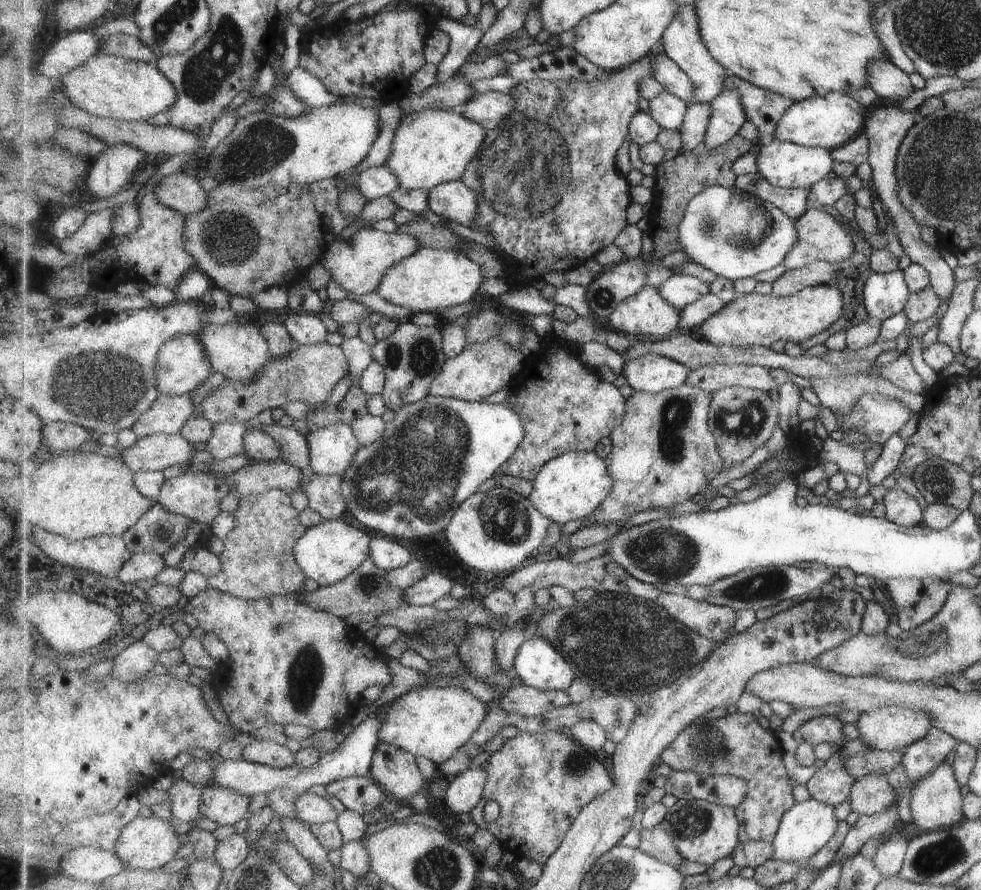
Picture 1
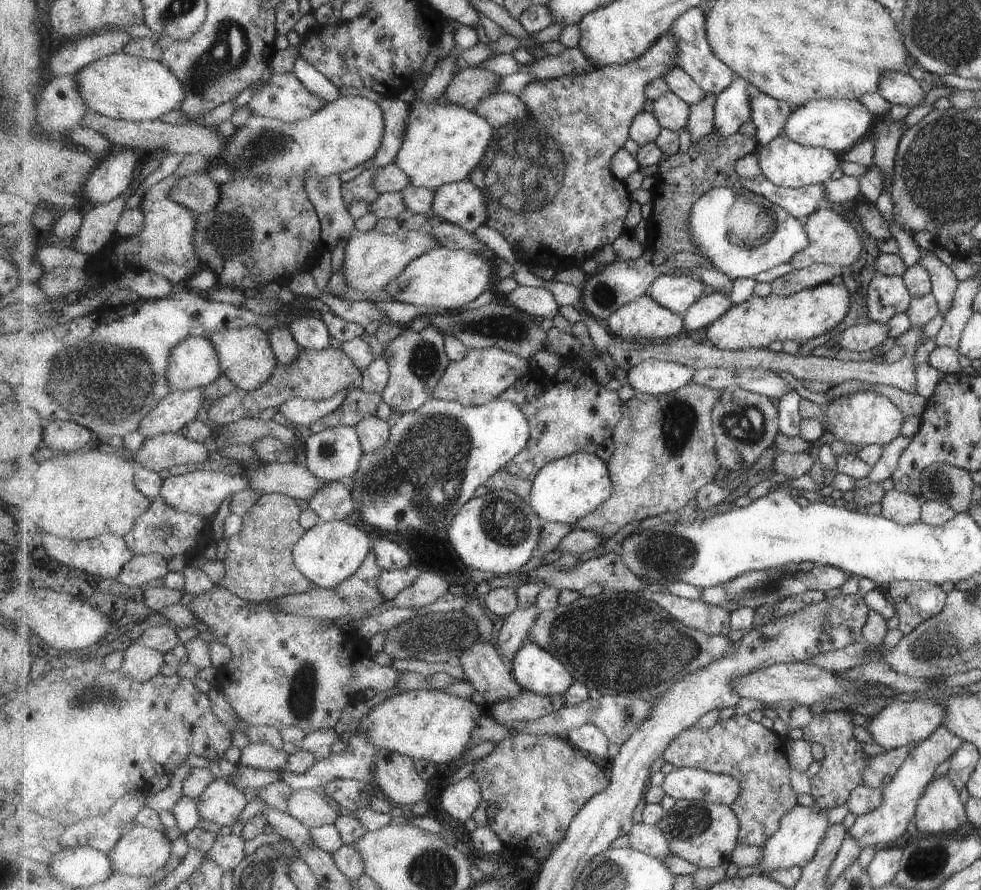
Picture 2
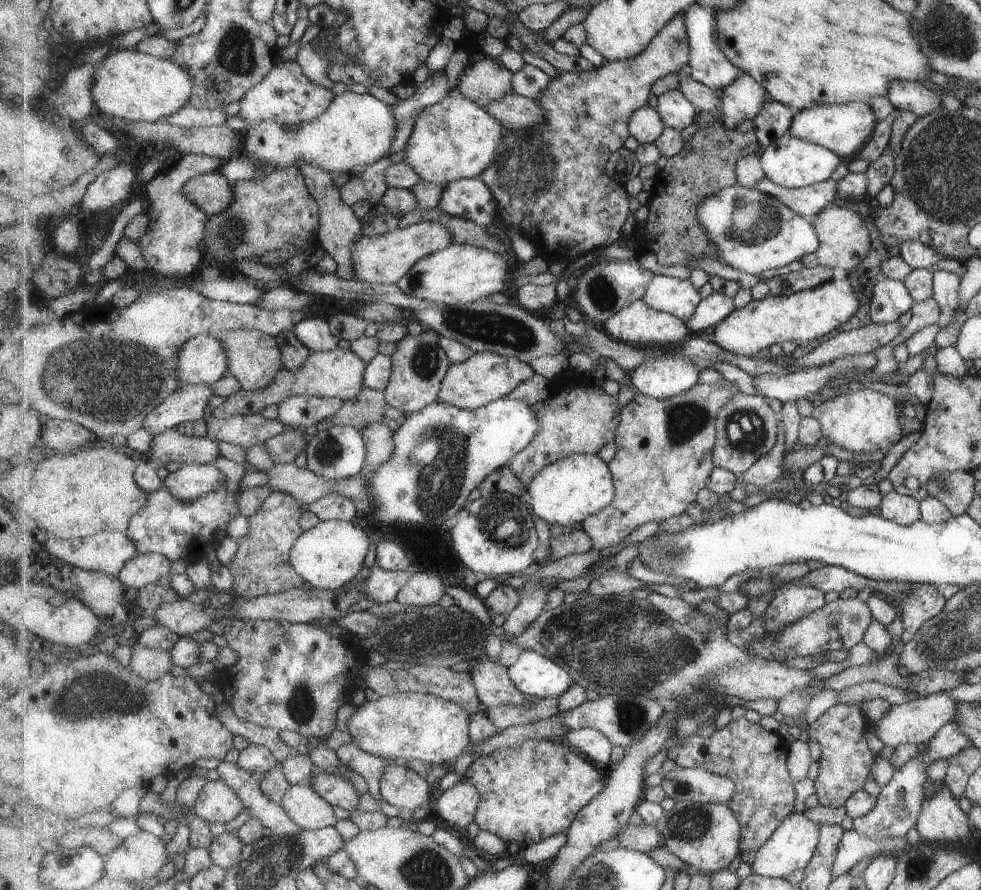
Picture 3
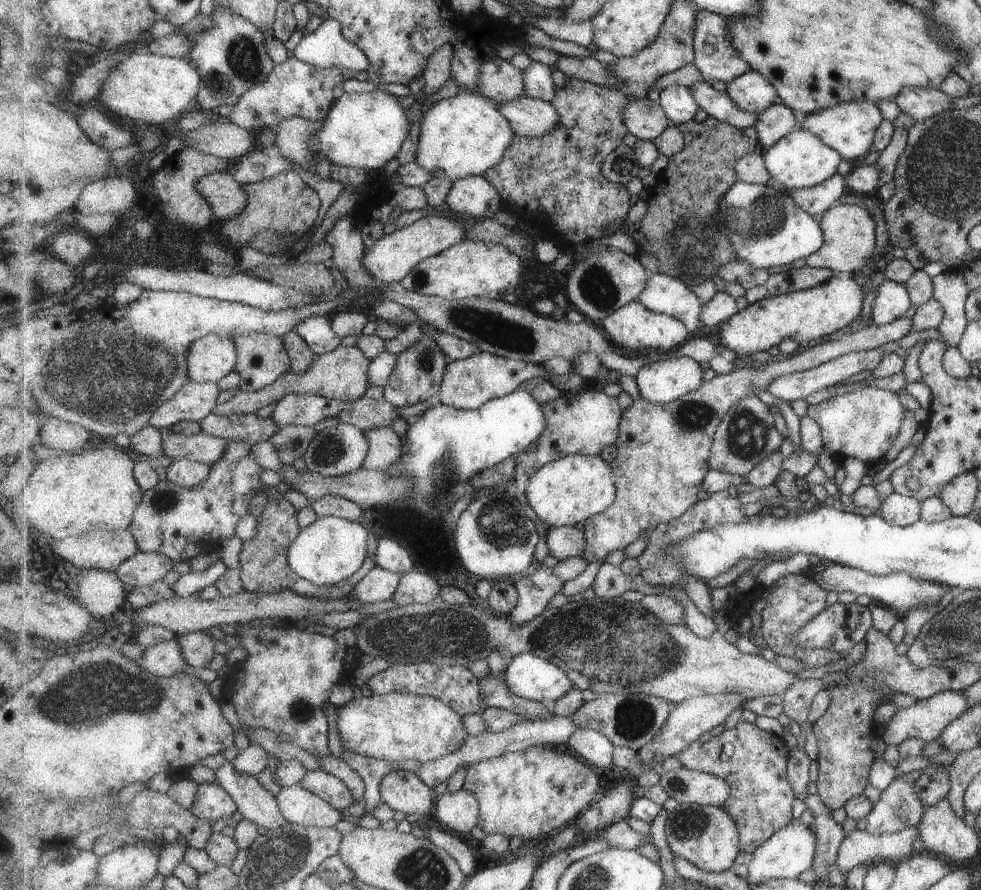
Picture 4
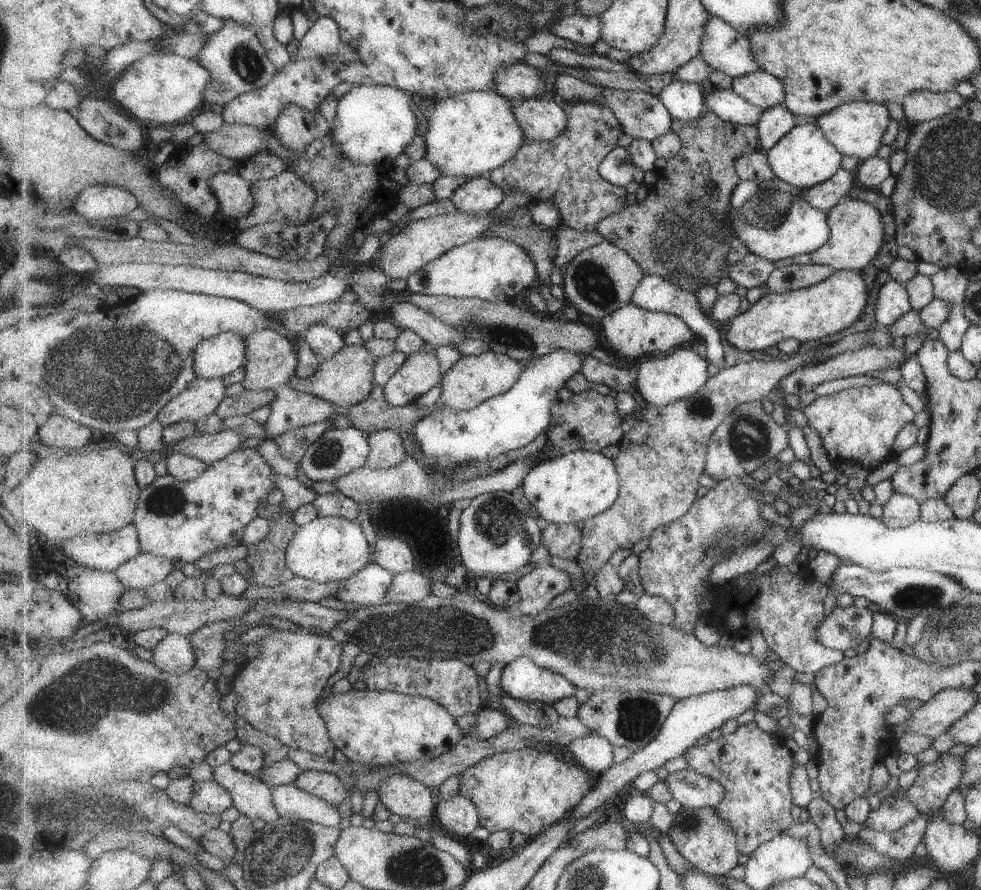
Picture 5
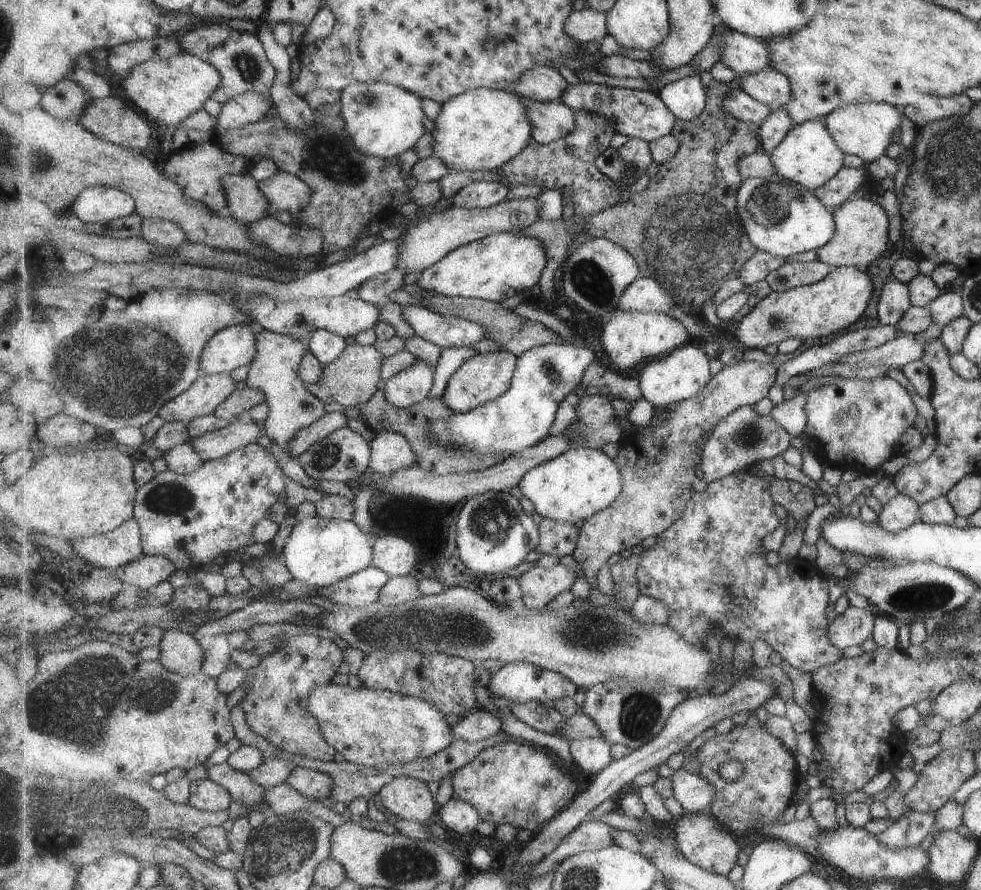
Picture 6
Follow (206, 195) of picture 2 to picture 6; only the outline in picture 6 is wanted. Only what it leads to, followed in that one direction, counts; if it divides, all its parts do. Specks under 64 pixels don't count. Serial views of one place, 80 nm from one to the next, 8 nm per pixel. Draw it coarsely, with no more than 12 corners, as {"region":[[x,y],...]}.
{"region":[[247,172],[223,177],[230,214],[247,225],[267,216],[270,200]]}

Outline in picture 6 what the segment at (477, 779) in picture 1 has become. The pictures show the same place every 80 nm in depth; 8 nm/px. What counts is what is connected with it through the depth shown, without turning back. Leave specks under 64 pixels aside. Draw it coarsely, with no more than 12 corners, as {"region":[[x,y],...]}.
{"region":[[452,797],[439,812],[444,824],[469,834],[482,821],[468,802]]}

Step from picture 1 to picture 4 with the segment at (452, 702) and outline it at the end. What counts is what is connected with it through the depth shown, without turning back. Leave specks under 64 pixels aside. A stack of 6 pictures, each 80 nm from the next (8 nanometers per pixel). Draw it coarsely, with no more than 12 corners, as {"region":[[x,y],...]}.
{"region":[[357,694],[337,709],[343,748],[406,766],[470,736],[434,696]]}

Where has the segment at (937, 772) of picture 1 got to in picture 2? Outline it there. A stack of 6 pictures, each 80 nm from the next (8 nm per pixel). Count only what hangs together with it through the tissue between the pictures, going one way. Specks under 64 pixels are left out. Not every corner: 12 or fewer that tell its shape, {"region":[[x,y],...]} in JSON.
{"region":[[947,775],[919,796],[915,827],[928,836],[961,833],[965,812]]}

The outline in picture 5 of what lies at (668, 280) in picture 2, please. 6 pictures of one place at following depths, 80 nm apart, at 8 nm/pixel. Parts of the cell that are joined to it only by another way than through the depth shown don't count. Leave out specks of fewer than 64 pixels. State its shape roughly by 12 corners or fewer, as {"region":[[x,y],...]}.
{"region":[[647,275],[631,302],[681,317],[704,343],[707,360],[725,369],[724,341],[695,293]]}

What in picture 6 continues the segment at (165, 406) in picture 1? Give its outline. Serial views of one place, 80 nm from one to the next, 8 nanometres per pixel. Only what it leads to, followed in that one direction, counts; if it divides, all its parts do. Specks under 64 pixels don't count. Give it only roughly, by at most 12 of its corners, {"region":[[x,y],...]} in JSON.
{"region":[[202,374],[159,410],[166,422],[213,414],[236,389],[230,374]]}

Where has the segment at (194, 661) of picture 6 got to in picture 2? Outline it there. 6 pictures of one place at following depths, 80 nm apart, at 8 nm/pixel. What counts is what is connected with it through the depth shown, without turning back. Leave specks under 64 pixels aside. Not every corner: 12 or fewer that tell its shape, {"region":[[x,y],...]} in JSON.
{"region":[[137,640],[125,651],[120,672],[149,682],[165,664],[165,654]]}

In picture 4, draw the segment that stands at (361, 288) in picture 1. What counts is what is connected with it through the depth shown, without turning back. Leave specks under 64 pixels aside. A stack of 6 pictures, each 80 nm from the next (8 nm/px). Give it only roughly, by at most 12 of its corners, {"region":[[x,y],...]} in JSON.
{"region":[[423,217],[364,251],[381,283],[466,238],[456,220]]}

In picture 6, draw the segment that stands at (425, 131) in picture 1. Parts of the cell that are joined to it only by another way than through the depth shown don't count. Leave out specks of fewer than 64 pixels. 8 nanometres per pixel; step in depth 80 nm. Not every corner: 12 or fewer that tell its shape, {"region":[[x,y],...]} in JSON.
{"region":[[473,88],[441,104],[434,156],[494,171],[533,143],[529,101]]}

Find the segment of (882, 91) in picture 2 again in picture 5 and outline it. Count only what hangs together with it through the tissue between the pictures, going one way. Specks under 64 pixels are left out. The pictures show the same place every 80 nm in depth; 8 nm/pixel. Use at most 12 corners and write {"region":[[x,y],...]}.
{"region":[[913,91],[900,105],[912,125],[963,102],[953,91]]}

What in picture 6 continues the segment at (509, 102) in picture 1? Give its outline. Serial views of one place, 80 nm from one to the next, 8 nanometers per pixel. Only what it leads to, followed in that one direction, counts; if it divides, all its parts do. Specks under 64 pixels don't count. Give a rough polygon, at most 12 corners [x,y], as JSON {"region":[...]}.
{"region":[[531,101],[527,114],[539,145],[567,136],[575,110],[561,101]]}

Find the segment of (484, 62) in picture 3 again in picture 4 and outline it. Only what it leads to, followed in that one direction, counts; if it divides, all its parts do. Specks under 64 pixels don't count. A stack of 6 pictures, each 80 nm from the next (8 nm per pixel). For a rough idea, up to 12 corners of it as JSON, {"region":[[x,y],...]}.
{"region":[[507,59],[481,67],[477,93],[502,104],[525,94]]}

